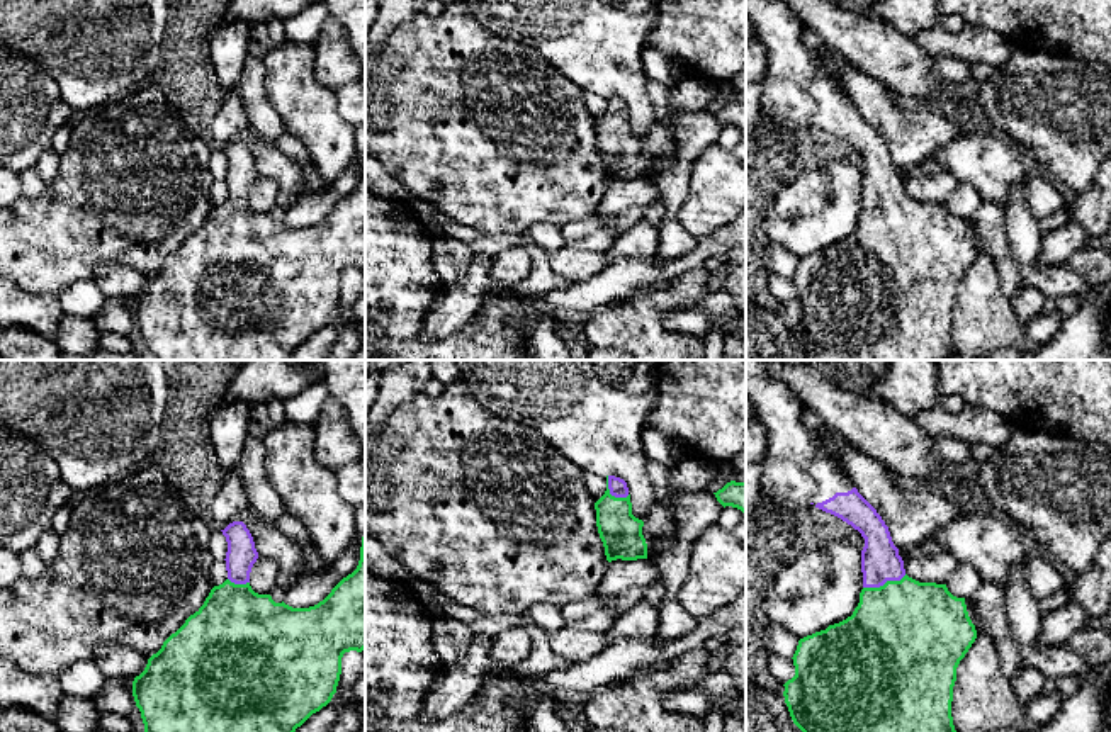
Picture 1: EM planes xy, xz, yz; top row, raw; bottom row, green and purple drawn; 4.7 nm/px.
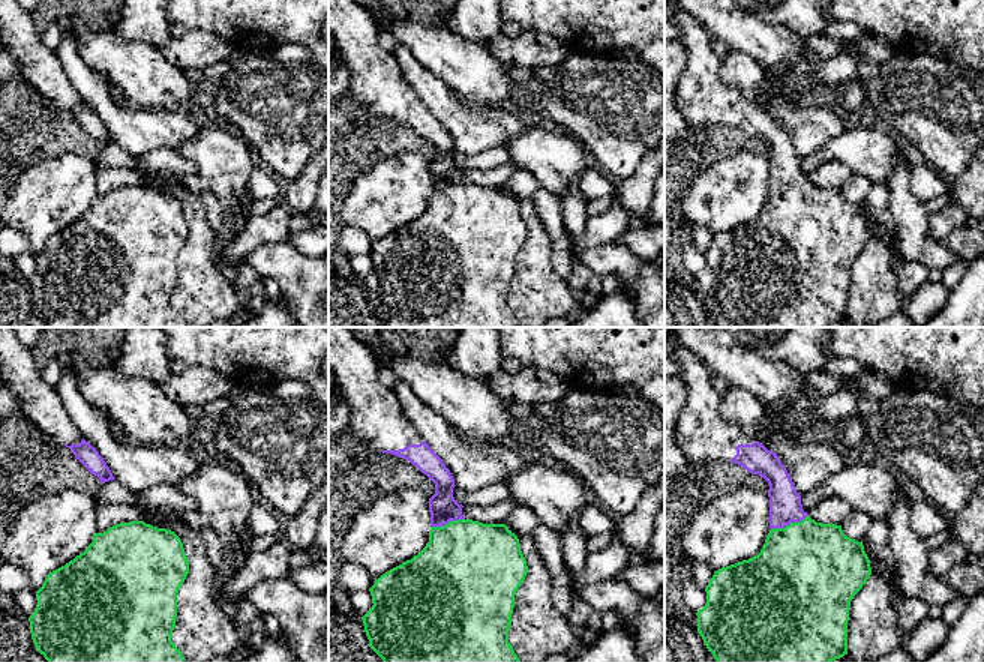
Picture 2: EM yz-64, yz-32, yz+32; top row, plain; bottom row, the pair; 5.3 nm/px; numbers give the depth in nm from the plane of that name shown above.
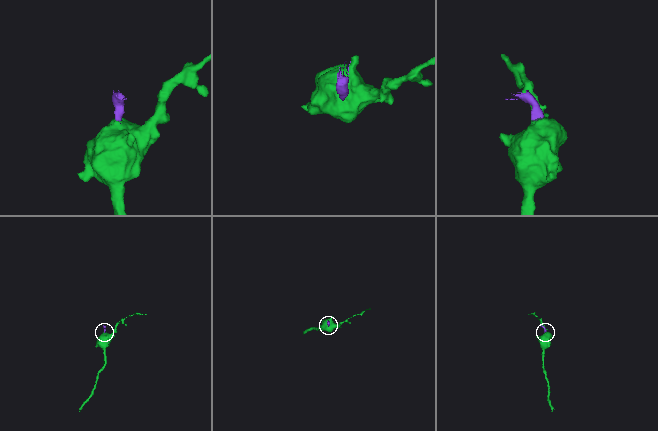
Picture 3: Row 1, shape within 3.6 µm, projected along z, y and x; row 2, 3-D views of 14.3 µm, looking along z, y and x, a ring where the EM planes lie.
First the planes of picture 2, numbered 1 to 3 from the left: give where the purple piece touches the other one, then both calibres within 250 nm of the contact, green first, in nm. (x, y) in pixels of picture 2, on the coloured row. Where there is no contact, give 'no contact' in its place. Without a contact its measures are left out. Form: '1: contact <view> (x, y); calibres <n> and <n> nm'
1: no contact
2: contact yz-32 (449, 523); calibres 480 and 150 nm
3: contact yz+32 (791, 523); calibres 480 and 180 nm

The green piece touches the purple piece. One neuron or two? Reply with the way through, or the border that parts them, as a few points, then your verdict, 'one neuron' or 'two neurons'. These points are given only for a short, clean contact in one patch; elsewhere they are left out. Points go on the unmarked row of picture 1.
way yz (904, 252), (885, 202), (880, 180); one neuron

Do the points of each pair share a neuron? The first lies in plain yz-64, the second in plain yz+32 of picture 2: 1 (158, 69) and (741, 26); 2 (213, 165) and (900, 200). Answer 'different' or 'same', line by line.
1: same
2: different

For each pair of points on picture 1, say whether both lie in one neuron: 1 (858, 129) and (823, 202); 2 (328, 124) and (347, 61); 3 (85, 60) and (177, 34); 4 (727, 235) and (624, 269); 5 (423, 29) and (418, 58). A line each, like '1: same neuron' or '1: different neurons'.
1: different neurons
2: different neurons
3: same neuron
4: same neuron
5: same neuron

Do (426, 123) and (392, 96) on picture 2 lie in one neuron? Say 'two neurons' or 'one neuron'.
one neuron

